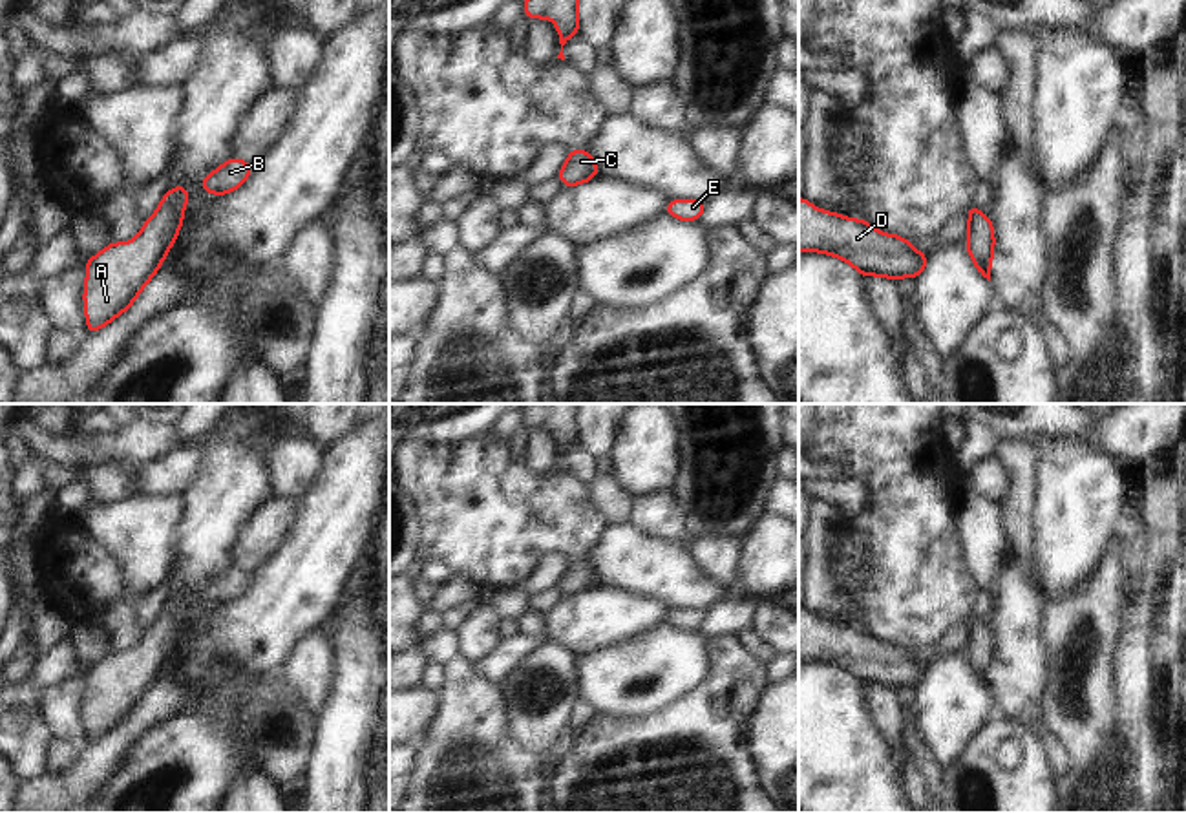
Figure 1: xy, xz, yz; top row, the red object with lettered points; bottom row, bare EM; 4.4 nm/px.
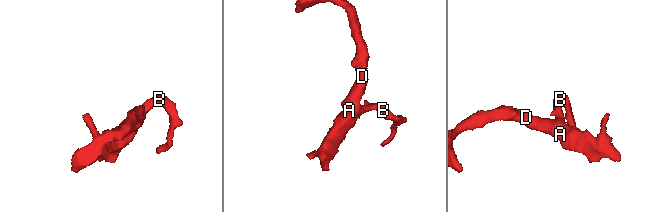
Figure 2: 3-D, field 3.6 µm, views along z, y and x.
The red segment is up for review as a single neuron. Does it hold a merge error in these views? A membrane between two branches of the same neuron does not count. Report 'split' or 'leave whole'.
leave whole

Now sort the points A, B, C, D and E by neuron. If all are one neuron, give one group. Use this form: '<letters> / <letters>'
A B C D E

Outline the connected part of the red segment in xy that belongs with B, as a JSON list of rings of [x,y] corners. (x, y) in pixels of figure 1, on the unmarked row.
[[[239,566],[227,568],[219,577],[206,583],[201,597],[212,605],[236,601],[252,583],[252,574]]]

